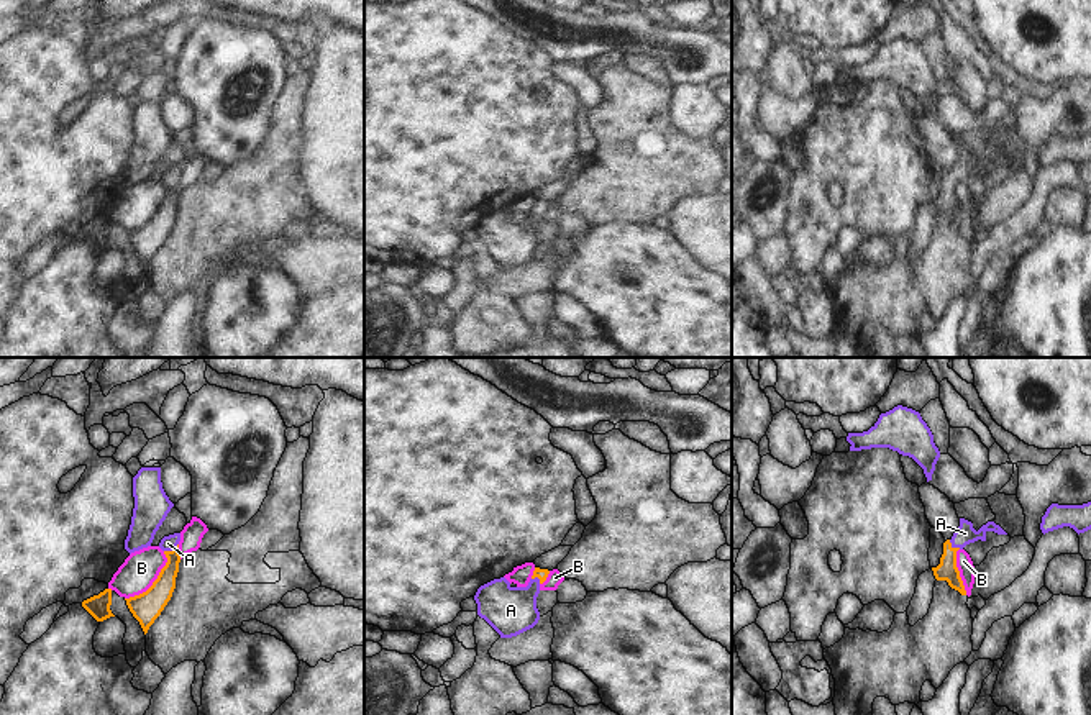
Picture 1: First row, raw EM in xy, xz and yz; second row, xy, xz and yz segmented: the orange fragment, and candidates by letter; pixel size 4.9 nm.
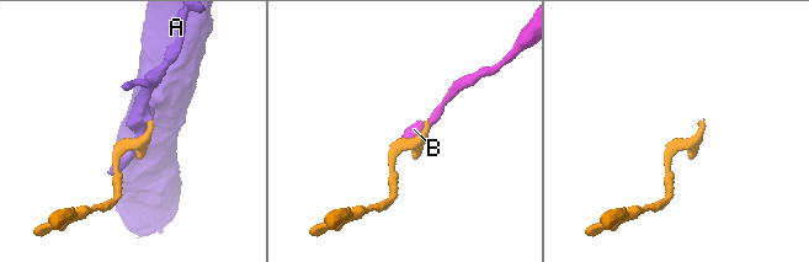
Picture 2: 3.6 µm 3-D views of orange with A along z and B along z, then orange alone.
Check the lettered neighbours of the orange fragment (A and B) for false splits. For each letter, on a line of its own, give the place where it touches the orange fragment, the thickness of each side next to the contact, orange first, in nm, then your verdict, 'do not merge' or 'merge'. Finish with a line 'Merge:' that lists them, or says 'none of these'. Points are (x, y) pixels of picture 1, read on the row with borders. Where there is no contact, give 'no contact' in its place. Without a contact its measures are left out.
A: yz (954, 548) | 100/90 nm | merge
B: xy (155, 581) | 150/180 nm | do not merge
Merge: A

